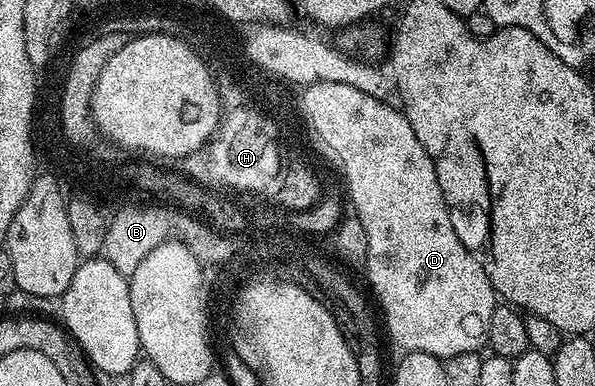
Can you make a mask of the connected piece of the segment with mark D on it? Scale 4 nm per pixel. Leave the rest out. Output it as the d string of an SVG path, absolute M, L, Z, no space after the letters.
M321 82L308 84L302 89L301 112L312 123L319 135L322 146L328 148L339 159L339 168L343 171L343 180L347 183L347 192L351 195L353 214L365 226L365 238L369 238L369 254L365 265L367 280L383 307L383 320L387 323L387 332L403 347L404 353L424 352L440 358L465 354L466 352L479 352L488 343L487 331L489 322L493 318L497 307L497 297L481 262L457 238L453 230L453 222L449 218L449 210L445 206L445 198L441 194L441 186L437 182L437 170L421 142L417 142L417 134L413 134L413 126L409 126L406 116L399 108L390 108L385 102L377 102L377 98L369 98L369 94L361 94L361 90L353 90L353 86L345 86L337 82Z

